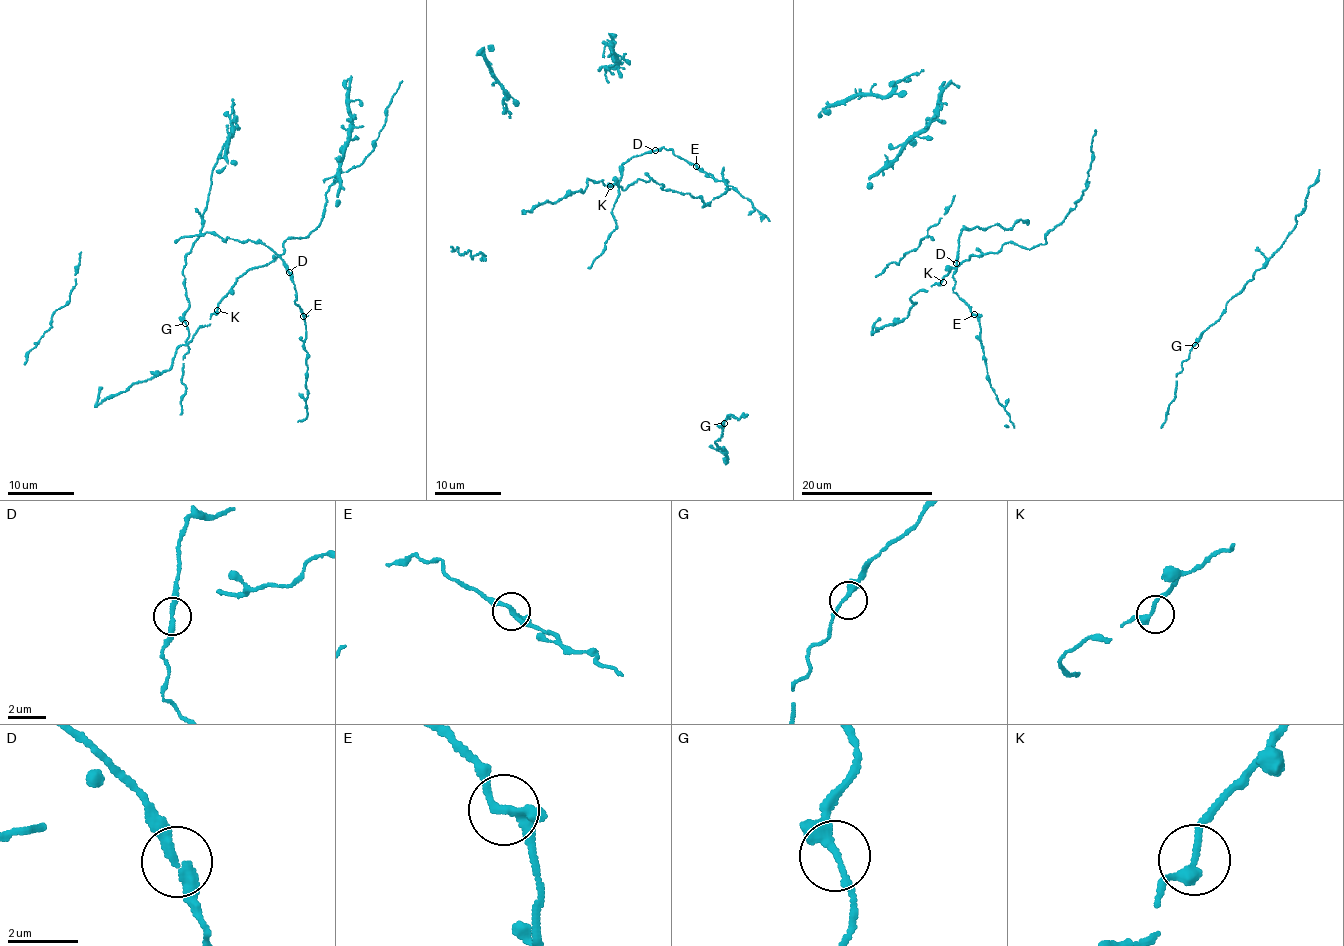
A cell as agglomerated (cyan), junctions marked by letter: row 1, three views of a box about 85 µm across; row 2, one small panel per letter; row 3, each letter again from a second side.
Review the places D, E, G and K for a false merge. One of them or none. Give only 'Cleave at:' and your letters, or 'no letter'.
Cleave at: no letter

